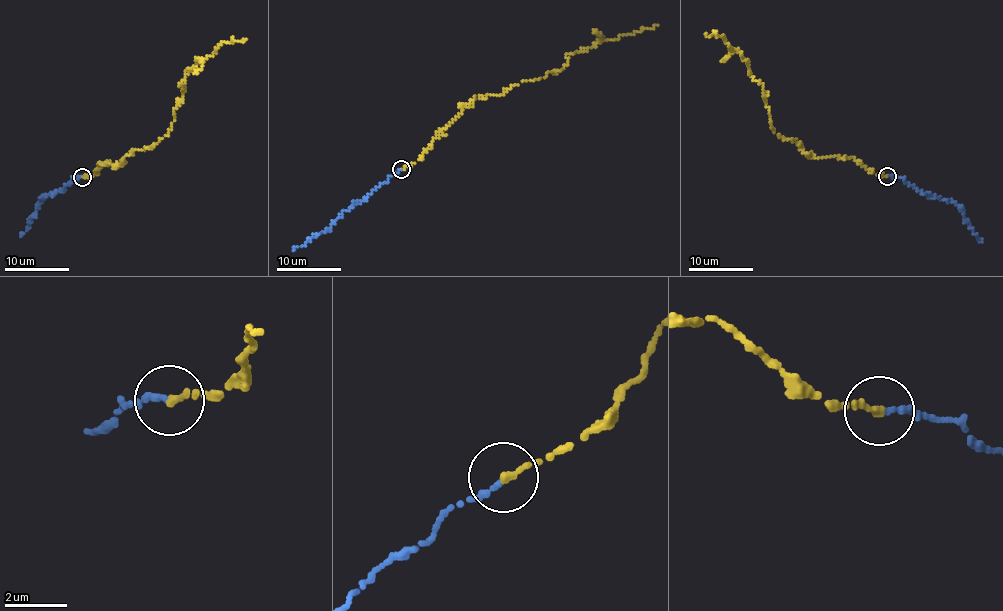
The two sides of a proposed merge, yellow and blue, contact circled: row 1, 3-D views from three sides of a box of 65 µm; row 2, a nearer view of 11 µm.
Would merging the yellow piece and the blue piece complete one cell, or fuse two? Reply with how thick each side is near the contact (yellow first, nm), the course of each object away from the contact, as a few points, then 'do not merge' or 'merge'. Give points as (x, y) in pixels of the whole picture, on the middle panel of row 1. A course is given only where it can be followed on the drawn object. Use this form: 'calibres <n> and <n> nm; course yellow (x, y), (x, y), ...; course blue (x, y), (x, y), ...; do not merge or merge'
calibres 240 and 220 nm; course yellow (400, 169), (424, 155), (475, 97), (503, 94), (543, 79), (564, 68), (569, 55), (657, 25); course blue (400, 170), (390, 175), (363, 201), (353, 204), (325, 231), (292, 249); merge

